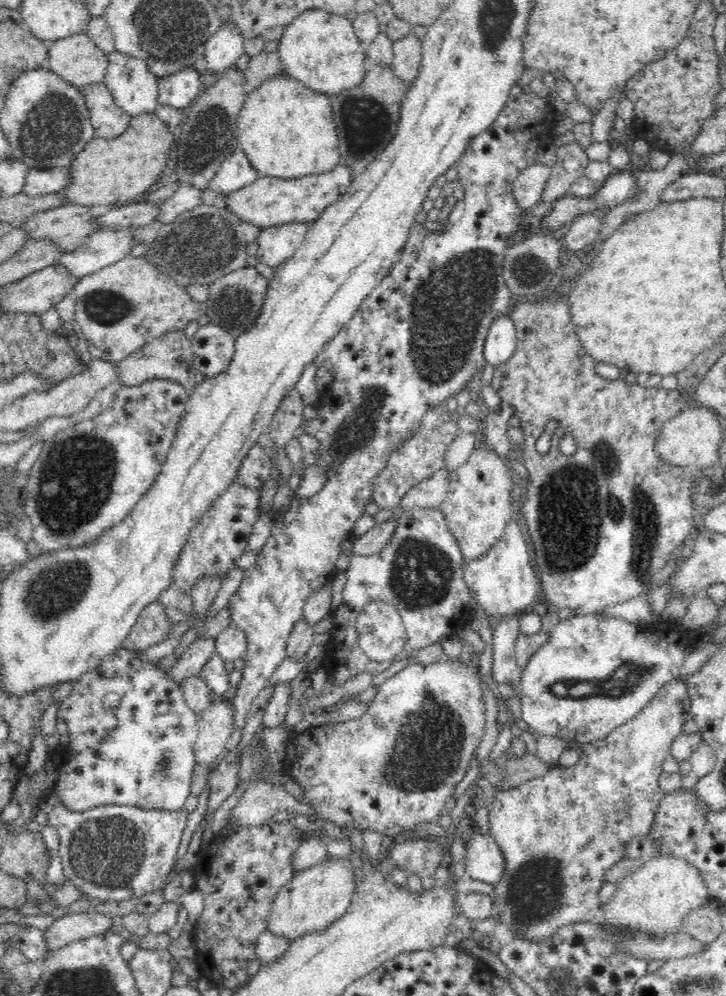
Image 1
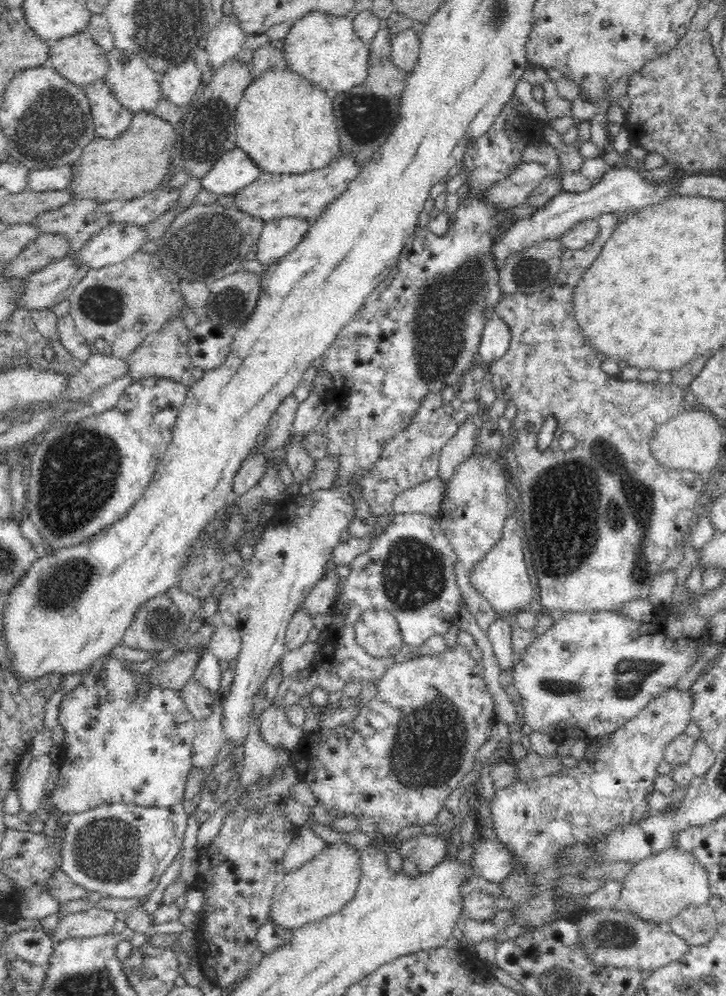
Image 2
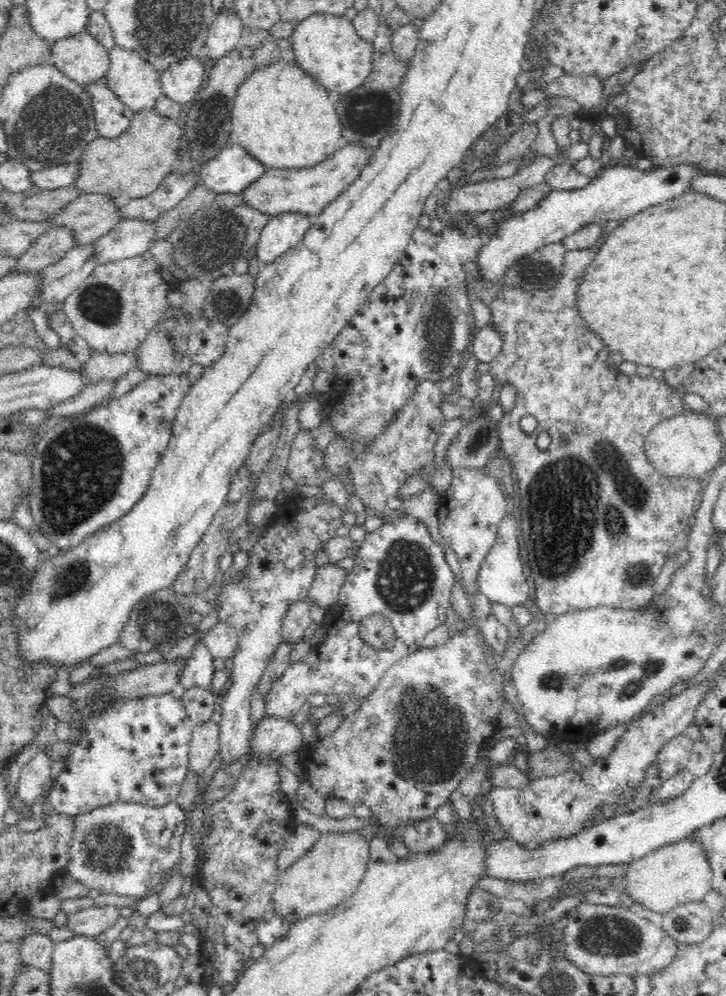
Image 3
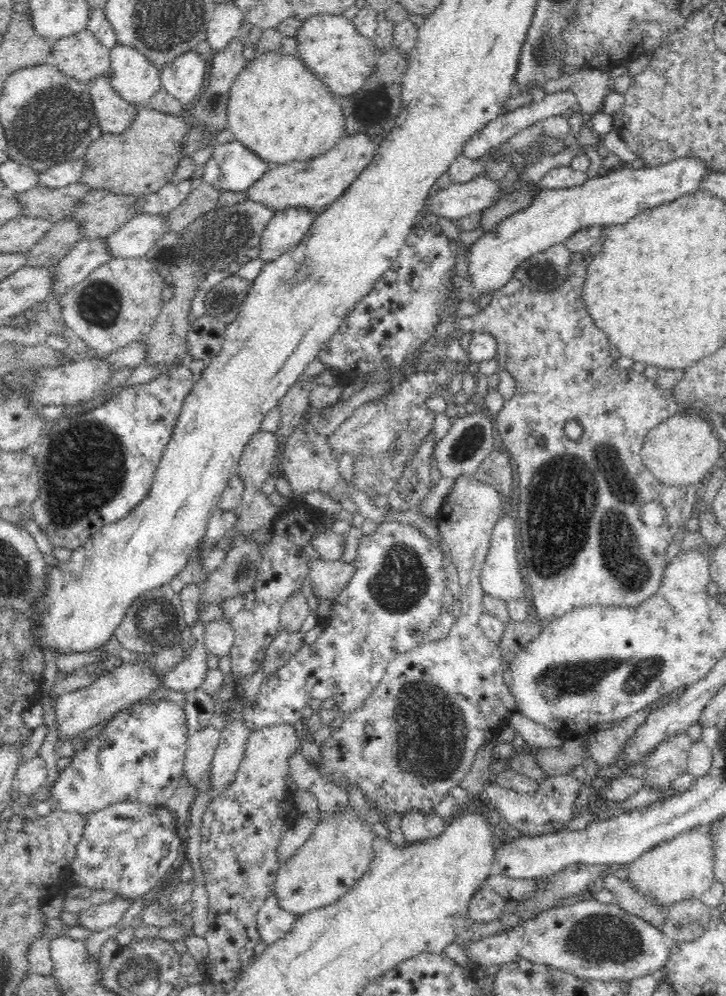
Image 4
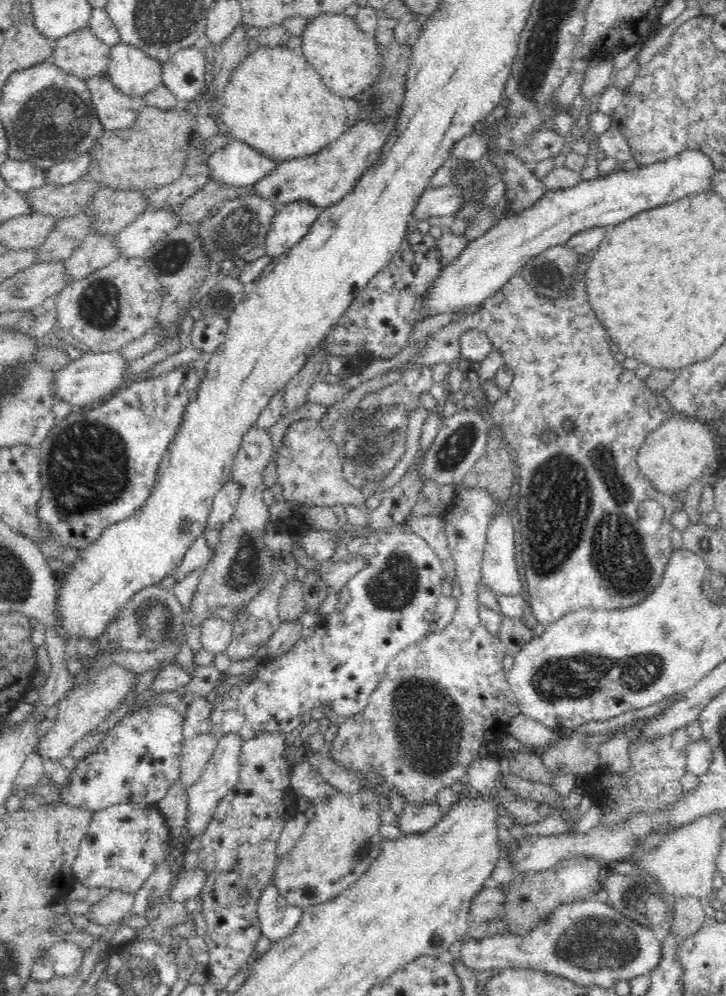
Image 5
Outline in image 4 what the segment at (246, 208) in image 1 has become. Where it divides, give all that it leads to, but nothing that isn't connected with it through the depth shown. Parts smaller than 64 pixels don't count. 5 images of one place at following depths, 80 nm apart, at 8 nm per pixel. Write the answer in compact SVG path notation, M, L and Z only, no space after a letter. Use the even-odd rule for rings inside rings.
M364 132L342 136L329 151L308 160L293 160L271 167L248 190L248 200L265 205L265 210L279 211L286 208L306 208L320 214L339 200L350 188L377 154L379 140L371 140Z

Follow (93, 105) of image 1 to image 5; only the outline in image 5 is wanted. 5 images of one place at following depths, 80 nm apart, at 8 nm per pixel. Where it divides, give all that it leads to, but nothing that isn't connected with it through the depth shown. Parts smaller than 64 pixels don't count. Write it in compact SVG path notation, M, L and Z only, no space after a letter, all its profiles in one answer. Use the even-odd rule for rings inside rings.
M106 73L88 79L87 88L90 88L91 103L105 131L131 127L145 106L143 98L119 92Z

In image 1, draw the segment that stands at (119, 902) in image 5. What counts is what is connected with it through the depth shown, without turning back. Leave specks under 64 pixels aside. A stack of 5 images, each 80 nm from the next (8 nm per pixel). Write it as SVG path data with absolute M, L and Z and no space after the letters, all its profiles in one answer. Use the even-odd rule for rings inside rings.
M90 910L85 913L68 912L57 918L44 932L48 952L54 952L71 942L90 938L108 931L112 927L110 915Z

